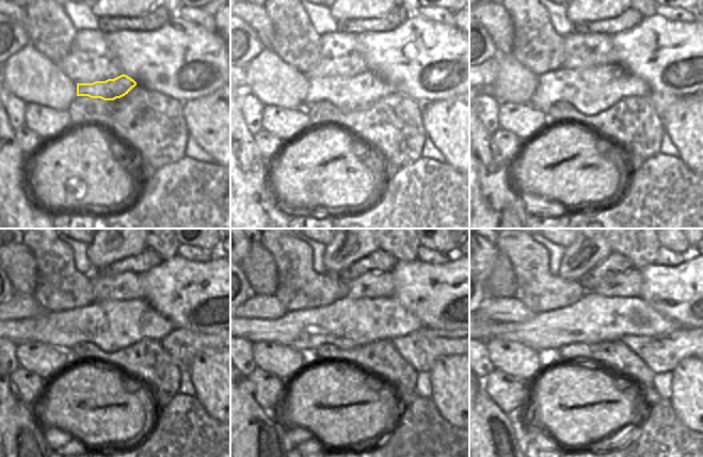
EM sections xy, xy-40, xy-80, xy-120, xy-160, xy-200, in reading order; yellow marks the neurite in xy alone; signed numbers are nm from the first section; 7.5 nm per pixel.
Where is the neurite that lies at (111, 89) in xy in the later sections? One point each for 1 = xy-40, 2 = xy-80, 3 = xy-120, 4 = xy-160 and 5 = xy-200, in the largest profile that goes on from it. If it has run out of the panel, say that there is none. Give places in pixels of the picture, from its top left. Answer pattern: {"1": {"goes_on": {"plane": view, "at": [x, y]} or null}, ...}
{"1": {"goes_on": {"plane": "xy-40", "at": [349, 94]}}, "2": {"goes_on": {"plane": "xy-80", "at": [591, 91]}}, "3": {"goes_on": {"plane": "xy-120", "at": [111, 325]}}, "4": {"goes_on": {"plane": "xy-160", "at": [348, 322]}}, "5": {"goes_on": {"plane": "xy-200", "at": [594, 318]}}}

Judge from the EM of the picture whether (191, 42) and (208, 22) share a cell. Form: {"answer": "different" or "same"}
{"answer": "different"}

